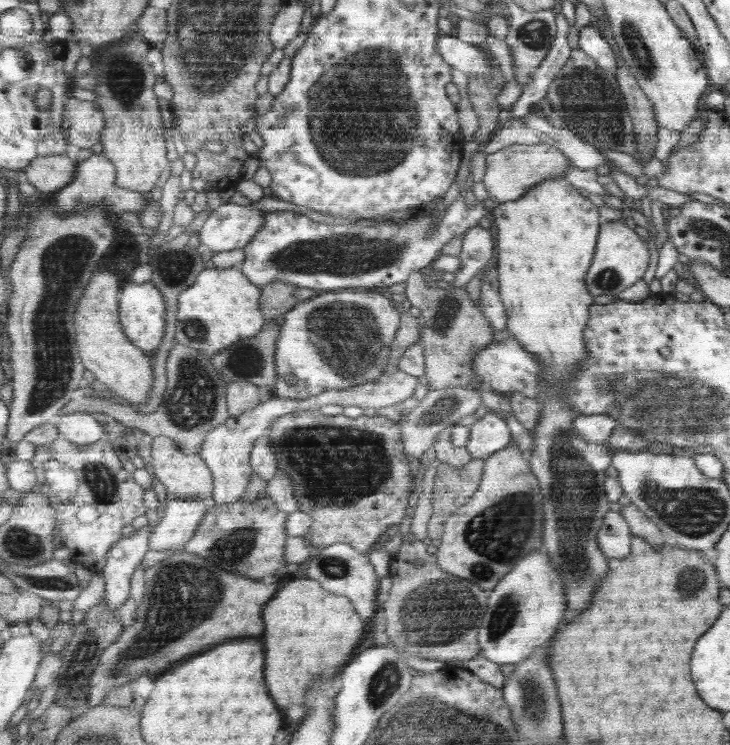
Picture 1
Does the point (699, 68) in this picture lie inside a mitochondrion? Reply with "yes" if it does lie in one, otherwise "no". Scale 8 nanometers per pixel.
no

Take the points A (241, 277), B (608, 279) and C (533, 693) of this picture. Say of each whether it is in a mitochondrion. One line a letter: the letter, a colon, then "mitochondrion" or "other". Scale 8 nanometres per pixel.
A: other
B: mitochondrion
C: mitochondrion

